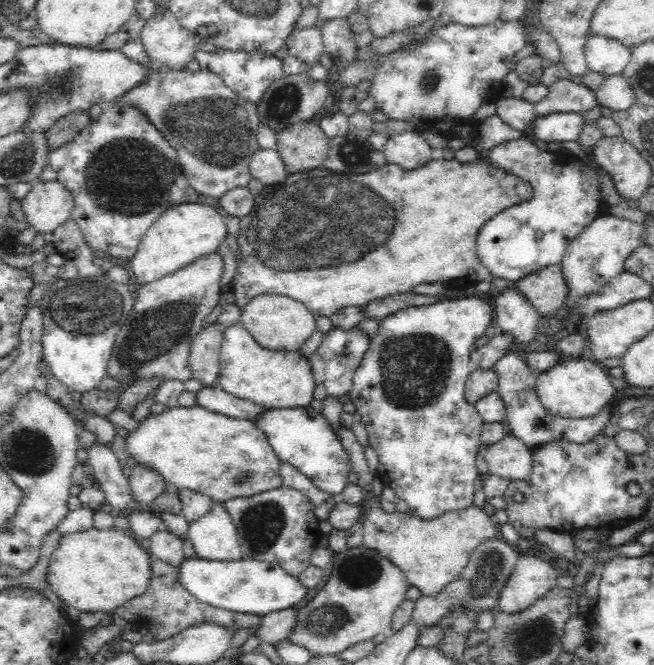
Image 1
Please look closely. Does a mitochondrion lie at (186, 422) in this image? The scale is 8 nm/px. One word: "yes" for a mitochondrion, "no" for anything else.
no

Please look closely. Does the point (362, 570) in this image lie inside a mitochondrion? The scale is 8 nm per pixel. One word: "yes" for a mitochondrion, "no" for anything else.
yes

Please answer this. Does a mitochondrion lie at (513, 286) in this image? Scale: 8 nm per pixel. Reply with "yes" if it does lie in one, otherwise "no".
no

